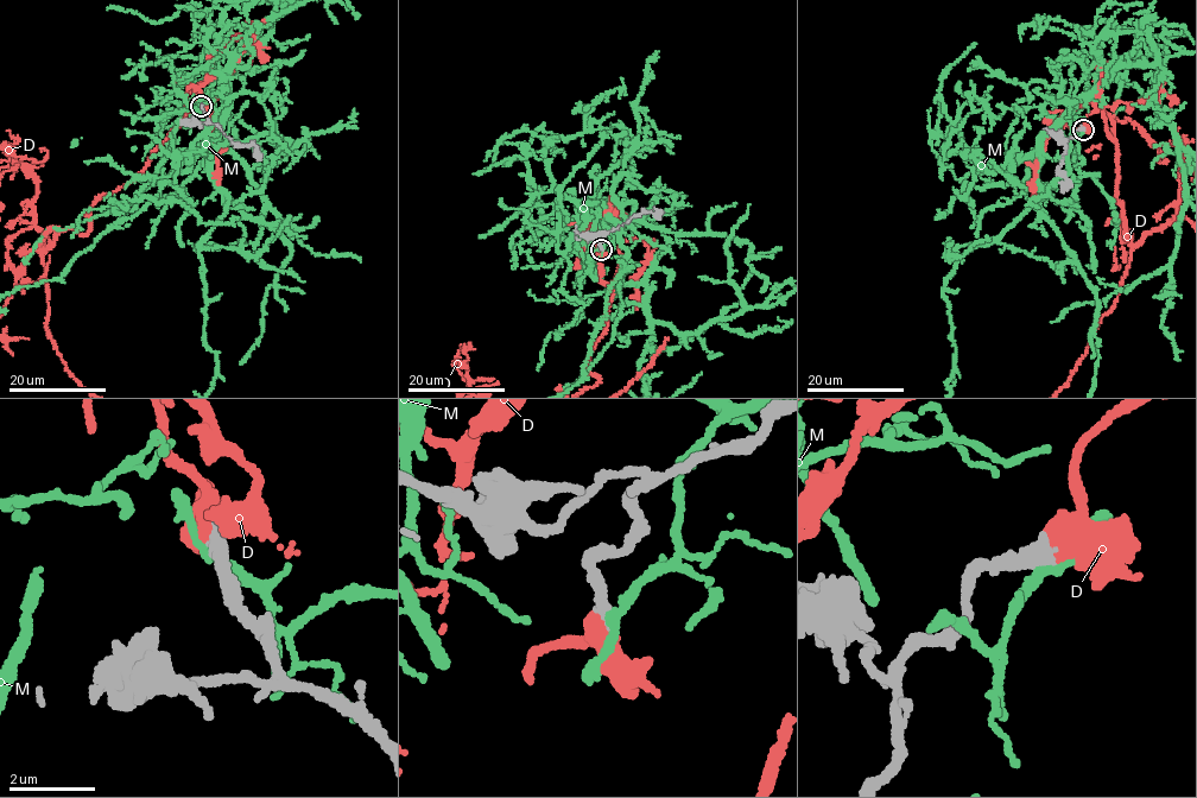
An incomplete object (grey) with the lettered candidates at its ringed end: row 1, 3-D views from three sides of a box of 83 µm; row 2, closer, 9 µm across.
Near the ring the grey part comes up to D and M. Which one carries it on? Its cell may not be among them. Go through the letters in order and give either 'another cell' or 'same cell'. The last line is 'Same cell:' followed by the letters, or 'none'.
D: same cell
M: another cell
Same cell: D

